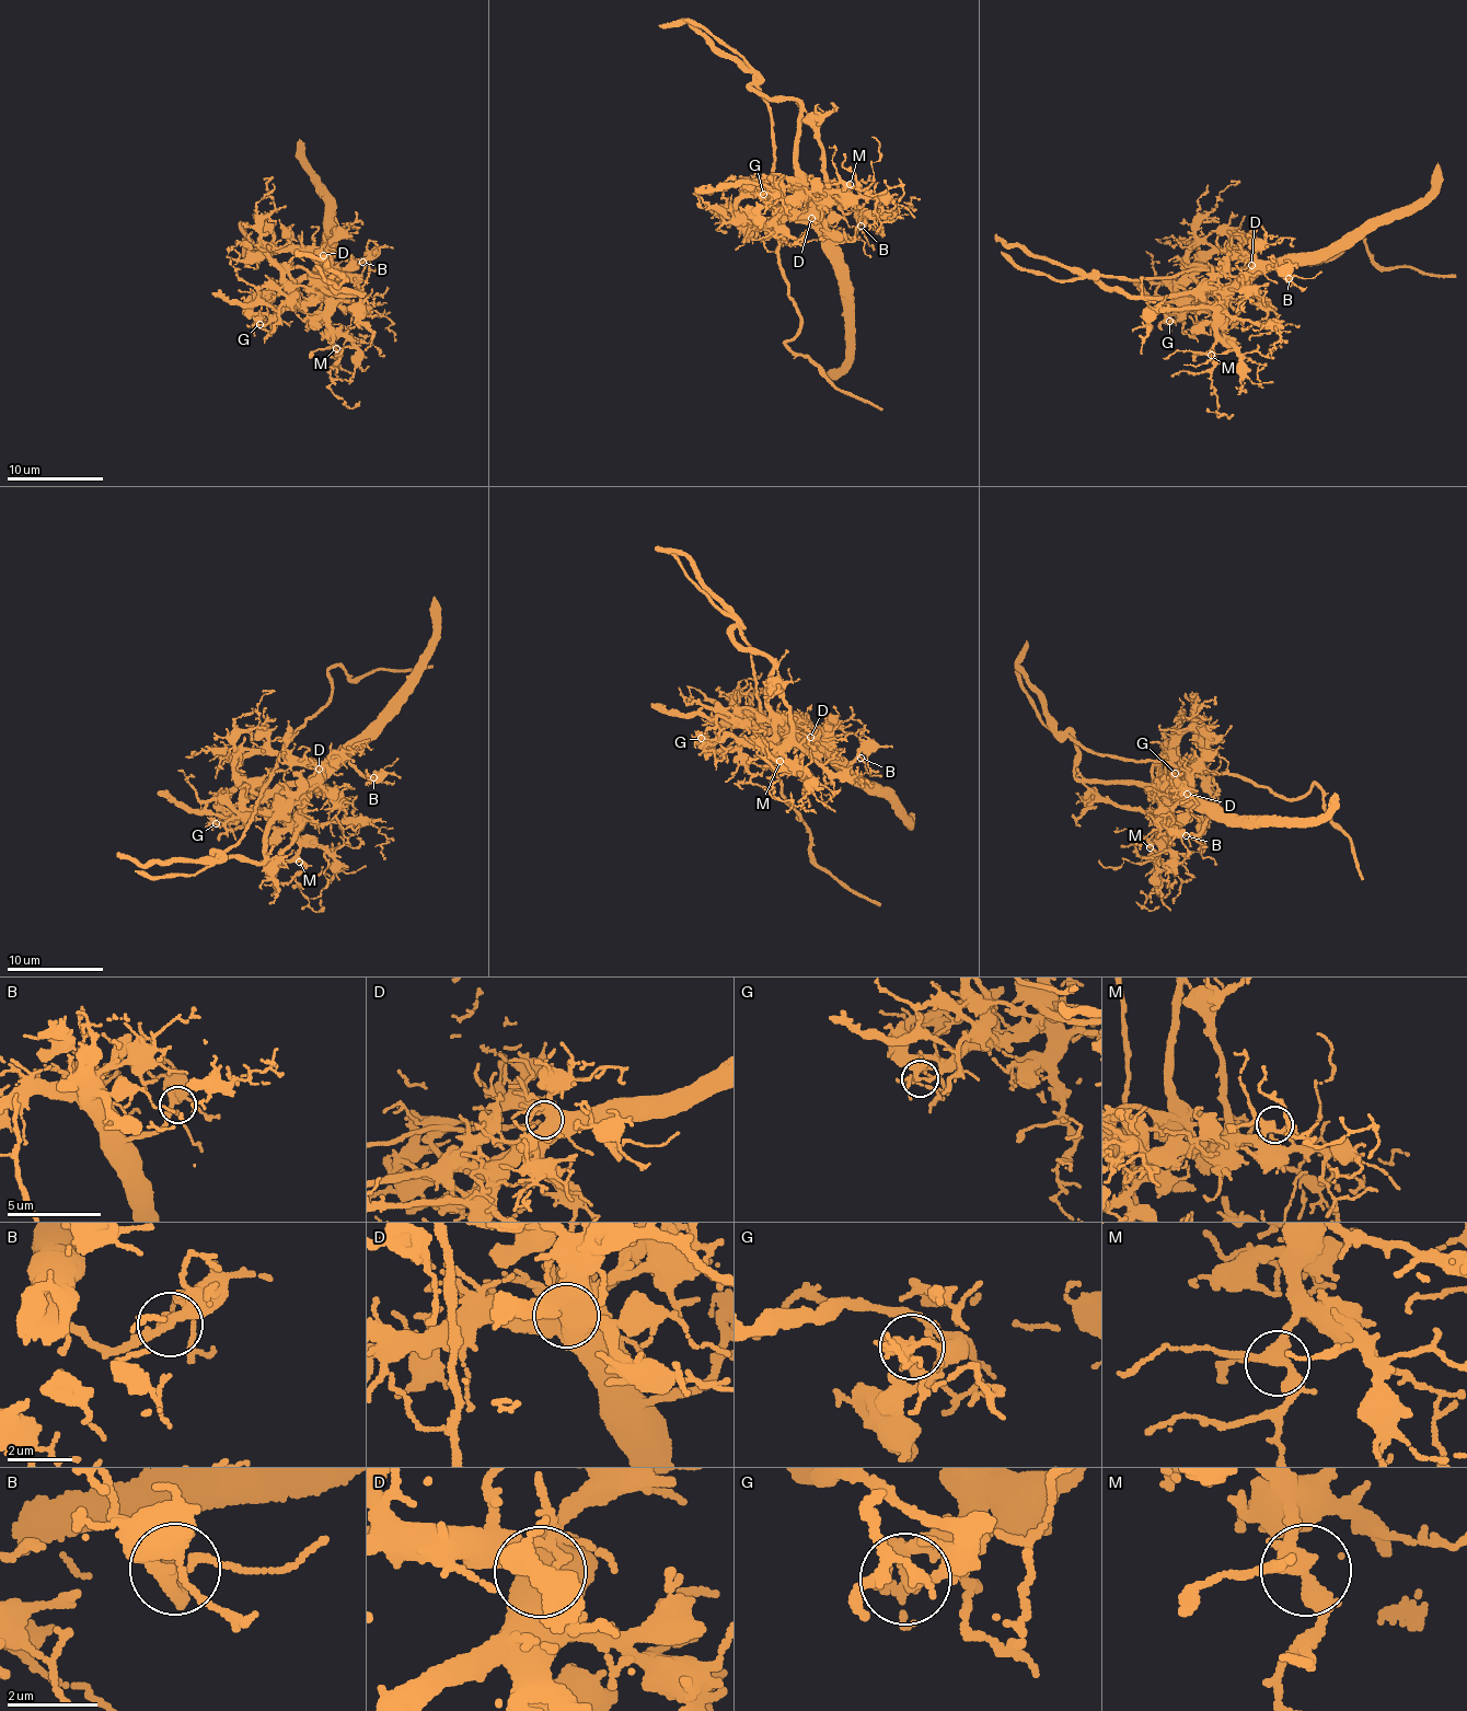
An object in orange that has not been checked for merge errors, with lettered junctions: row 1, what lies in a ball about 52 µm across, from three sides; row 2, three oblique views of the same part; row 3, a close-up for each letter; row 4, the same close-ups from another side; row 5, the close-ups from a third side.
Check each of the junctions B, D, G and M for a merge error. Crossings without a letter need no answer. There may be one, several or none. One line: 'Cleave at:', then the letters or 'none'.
Cleave at: G

